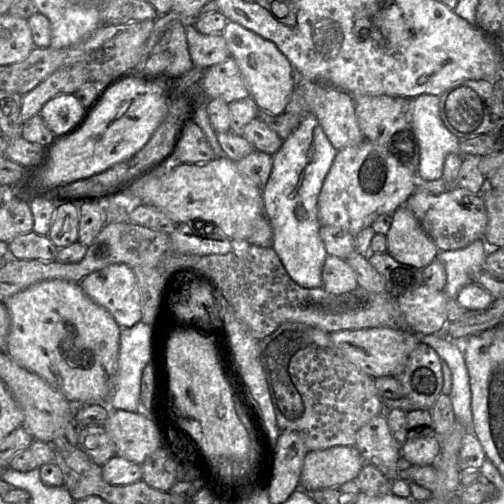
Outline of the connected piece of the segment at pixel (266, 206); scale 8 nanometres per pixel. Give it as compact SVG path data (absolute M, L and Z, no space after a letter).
M306 114L273 155L272 171L262 190L263 214L273 230L271 246L291 279L303 288L323 286L322 268L328 253L320 236L317 203L337 152L317 118Z

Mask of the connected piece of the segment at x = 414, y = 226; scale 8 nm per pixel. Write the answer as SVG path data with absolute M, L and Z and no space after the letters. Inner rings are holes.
M405 205L393 212L392 224L386 237L386 252L402 264L423 269L439 253L434 241Z

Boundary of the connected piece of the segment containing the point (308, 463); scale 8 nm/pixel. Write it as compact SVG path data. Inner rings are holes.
M355 446L309 451L301 471L300 488L313 493L355 480L364 463Z

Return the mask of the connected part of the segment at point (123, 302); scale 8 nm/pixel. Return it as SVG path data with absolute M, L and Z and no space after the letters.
M110 264L79 283L85 294L109 311L121 328L130 328L141 321L141 295L136 276L128 265Z

